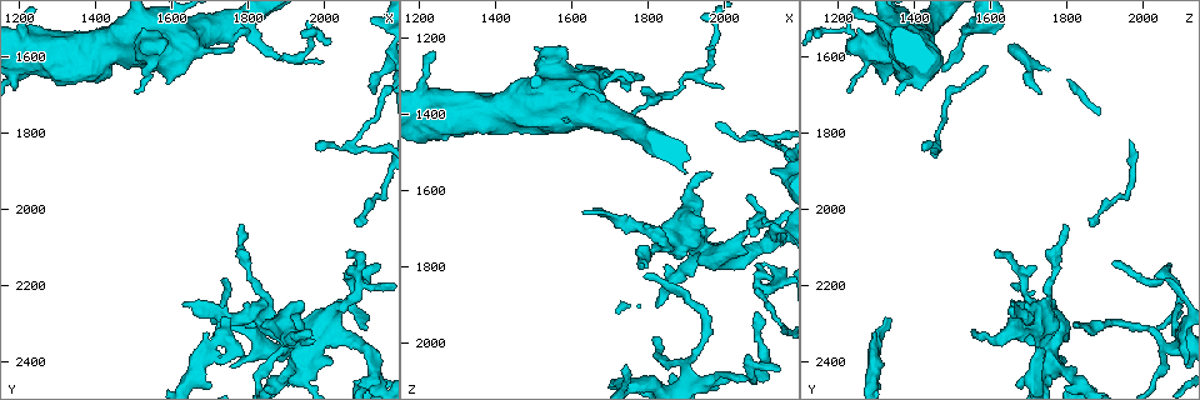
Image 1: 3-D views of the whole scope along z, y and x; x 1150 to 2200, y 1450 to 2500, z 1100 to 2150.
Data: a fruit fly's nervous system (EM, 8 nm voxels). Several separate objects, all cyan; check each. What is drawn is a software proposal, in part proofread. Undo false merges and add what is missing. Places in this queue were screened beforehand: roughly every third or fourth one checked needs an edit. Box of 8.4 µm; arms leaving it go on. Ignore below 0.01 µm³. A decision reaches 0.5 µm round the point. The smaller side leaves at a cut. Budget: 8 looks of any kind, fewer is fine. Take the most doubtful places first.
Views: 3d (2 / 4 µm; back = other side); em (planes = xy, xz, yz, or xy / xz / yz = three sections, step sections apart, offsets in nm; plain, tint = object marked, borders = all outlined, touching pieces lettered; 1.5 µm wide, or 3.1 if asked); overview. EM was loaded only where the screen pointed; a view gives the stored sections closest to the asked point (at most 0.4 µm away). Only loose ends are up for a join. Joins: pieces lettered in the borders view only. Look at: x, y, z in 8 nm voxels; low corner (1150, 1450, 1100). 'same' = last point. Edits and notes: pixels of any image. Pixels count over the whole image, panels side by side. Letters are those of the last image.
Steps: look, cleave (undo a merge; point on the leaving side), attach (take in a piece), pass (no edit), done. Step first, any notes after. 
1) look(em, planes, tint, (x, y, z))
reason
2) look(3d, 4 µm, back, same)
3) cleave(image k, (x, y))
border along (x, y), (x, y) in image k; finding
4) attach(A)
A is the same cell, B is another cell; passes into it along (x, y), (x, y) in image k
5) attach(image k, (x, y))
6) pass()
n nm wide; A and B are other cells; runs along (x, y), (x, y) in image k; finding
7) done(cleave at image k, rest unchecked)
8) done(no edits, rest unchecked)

look(em, planes, borders, (1735, 2350, 1310))
thick turns thin

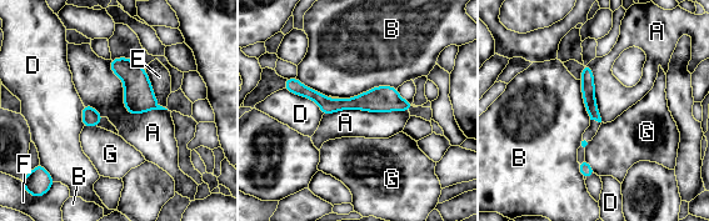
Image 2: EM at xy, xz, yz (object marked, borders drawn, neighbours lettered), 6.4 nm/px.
pass()
80 nm wide; A, B, D, E, F and G are other cells; runs along (288, 84), (326, 104), (409, 105) in image 2; continuous, no second neuron

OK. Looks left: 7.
look(3d, 2 µm, (1785, 2040, 1800))
an open end

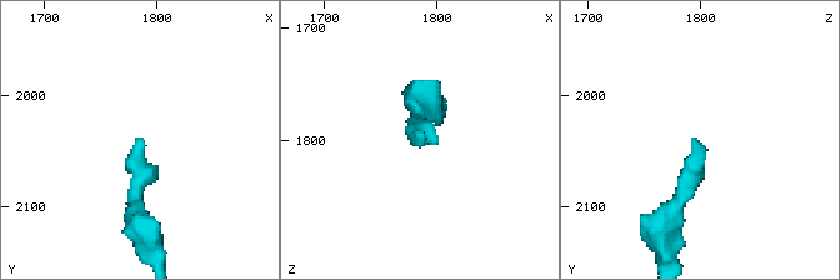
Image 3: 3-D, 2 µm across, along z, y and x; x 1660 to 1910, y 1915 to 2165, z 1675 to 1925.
look(em, yz, step 4, borders, (1790, 2042, 1800))

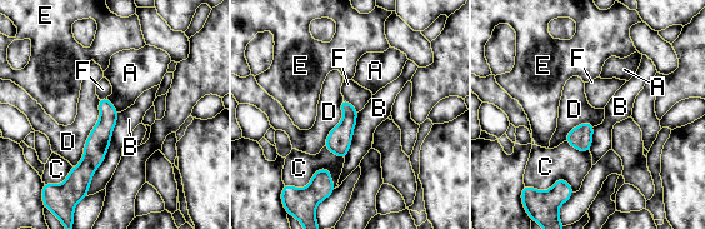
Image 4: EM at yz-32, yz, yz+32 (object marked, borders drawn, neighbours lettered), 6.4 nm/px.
look(em, planes, borders, same)
another direction

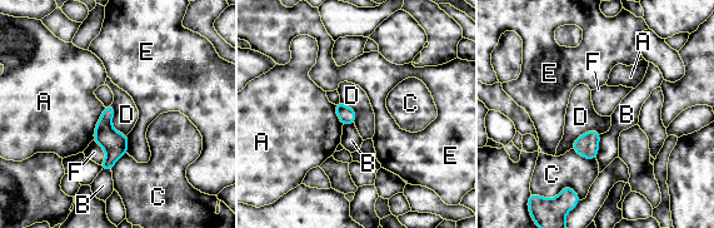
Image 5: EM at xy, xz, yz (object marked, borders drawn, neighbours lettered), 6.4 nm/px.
pass()
A, B, C, D, E and F are other cells; border along (93, 140), (105, 152), (100, 164) in image 5; no lettered piece goes on from it

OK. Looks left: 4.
look(3d, 2 µm, back, (1745, 2190, 2065))
free end

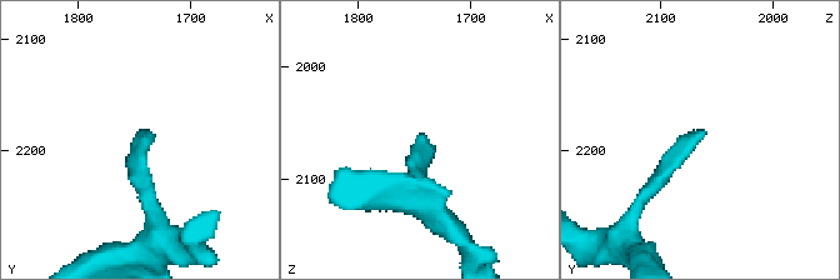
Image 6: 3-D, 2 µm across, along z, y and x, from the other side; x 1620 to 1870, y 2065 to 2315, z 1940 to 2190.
look(em, xz, step 8, tint, (1742, 2184, 2062))

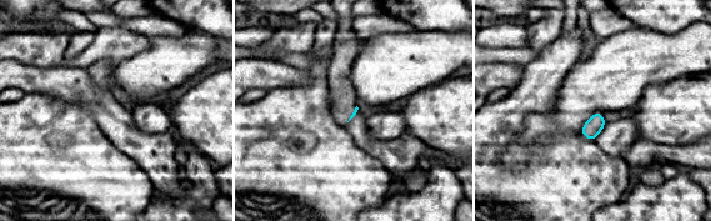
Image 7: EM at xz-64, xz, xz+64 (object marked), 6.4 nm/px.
look(em, yz, step 8, borders, same)
another direction

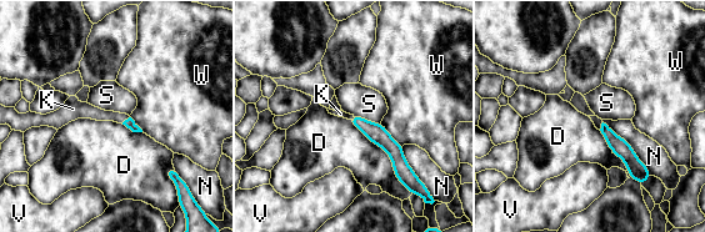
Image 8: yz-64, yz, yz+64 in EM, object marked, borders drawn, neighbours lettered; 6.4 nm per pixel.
attach(K)
K is the same cell, D, N, S, V and W are other cells; passes into it along (130, 124), (125, 120), (88, 111) in image 8; the neuron continues

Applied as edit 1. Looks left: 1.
done(attach at image 8, rest unchecked)

